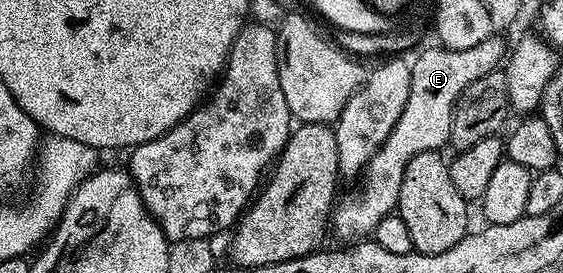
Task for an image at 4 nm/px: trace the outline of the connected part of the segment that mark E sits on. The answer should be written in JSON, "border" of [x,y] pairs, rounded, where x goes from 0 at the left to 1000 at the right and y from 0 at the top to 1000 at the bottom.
{"border":[[[883,128],[870,143],[856,143],[856,158],[849,158],[849,172],[828,172],[826,179],[790,179],[787,172],[773,172],[774,179],[757,183],[755,194],[741,216],[741,223],[734,220],[730,227],[732,286],[728,289],[728,363],[721,363],[721,392],[714,392],[714,421],[707,421],[707,451],[700,451],[700,480],[693,480],[686,524],[679,524],[679,538],[671,557],[654,586],[654,604],[647,615],[643,637],[643,667],[647,663],[647,681],[641,685],[639,707],[618,707],[613,722],[609,711],[609,718],[595,740],[586,824],[593,842],[593,853],[599,853],[599,861],[611,879],[606,886],[631,890],[641,875],[652,872],[664,842],[668,842],[671,817],[679,817],[679,802],[686,802],[686,788],[693,788],[700,777],[703,747],[707,744],[707,700],[714,700],[714,641],[721,634],[721,597],[728,597],[728,582],[735,582],[735,568],[750,568],[750,553],[782,553],[787,549],[787,531],[794,535],[798,527],[796,498],[799,495],[799,451],[803,447],[803,410],[810,388],[810,370],[821,348],[821,333],[828,333],[828,319],[835,319],[835,304],[842,304],[842,289],[856,289],[856,275],[883,264],[886,238],[881,234],[885,234],[886,223],[890,234],[899,209],[899,165],[895,179],[895,143],[893,132]]]}

